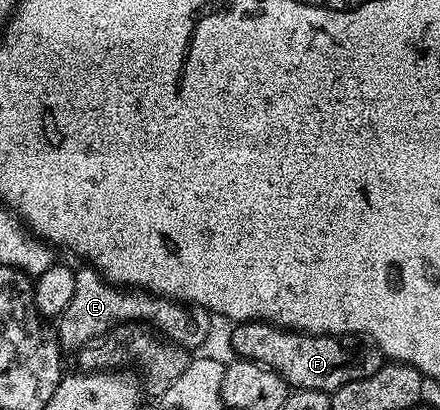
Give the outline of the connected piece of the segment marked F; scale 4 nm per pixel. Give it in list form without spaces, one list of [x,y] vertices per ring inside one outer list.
[[[242,321],[231,326],[232,349],[242,361],[253,361],[273,369],[292,389],[306,391],[334,392],[342,383],[350,383],[359,377],[374,375],[386,364],[386,358],[379,348],[364,349],[360,353],[360,365],[338,337],[321,337],[319,333],[301,333],[272,325],[269,321]]]

